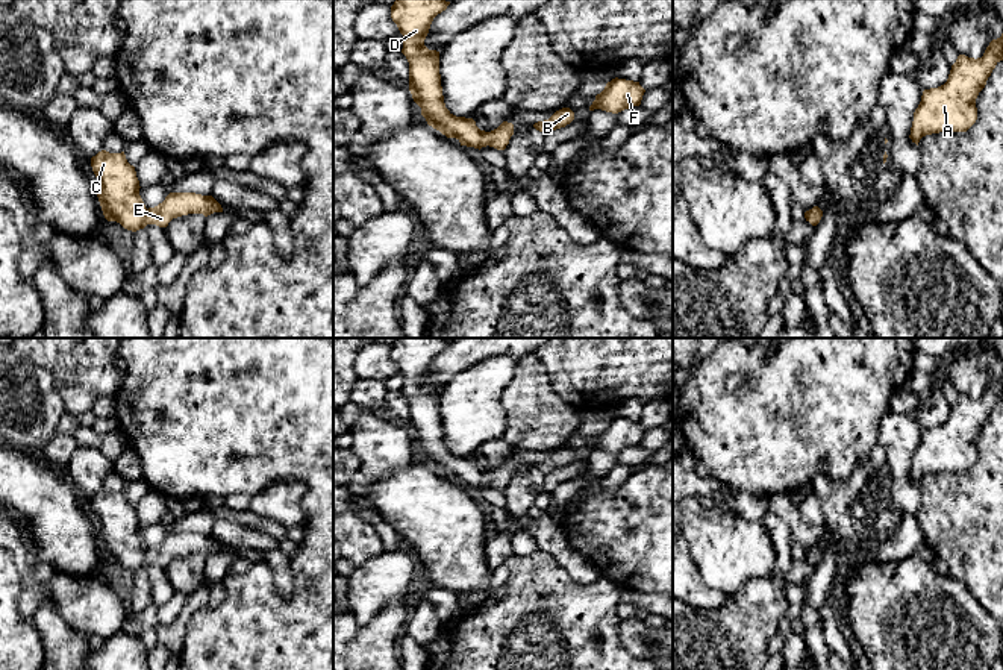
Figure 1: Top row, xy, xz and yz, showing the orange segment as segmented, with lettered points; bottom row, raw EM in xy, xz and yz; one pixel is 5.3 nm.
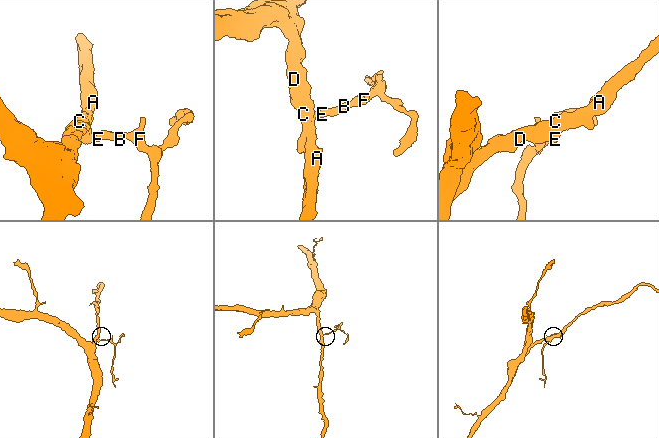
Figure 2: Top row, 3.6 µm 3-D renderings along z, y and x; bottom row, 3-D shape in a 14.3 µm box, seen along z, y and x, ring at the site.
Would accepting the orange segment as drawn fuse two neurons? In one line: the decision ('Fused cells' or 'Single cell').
Single cell

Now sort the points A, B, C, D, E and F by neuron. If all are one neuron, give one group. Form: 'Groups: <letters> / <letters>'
Groups: A B C D E F

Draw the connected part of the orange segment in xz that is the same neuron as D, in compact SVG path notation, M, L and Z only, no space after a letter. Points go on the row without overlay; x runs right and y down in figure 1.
M395 338L391 346L391 358L403 374L402 393L409 402L409 430L414 441L421 447L421 455L426 458L427 464L447 477L456 477L461 485L479 490L486 485L505 490L514 474L512 462L503 461L497 468L485 471L476 465L473 458L456 456L445 447L439 414L439 391L429 390L424 385L424 379L433 358L445 350L448 344L450 341L445 341L444 338Z

